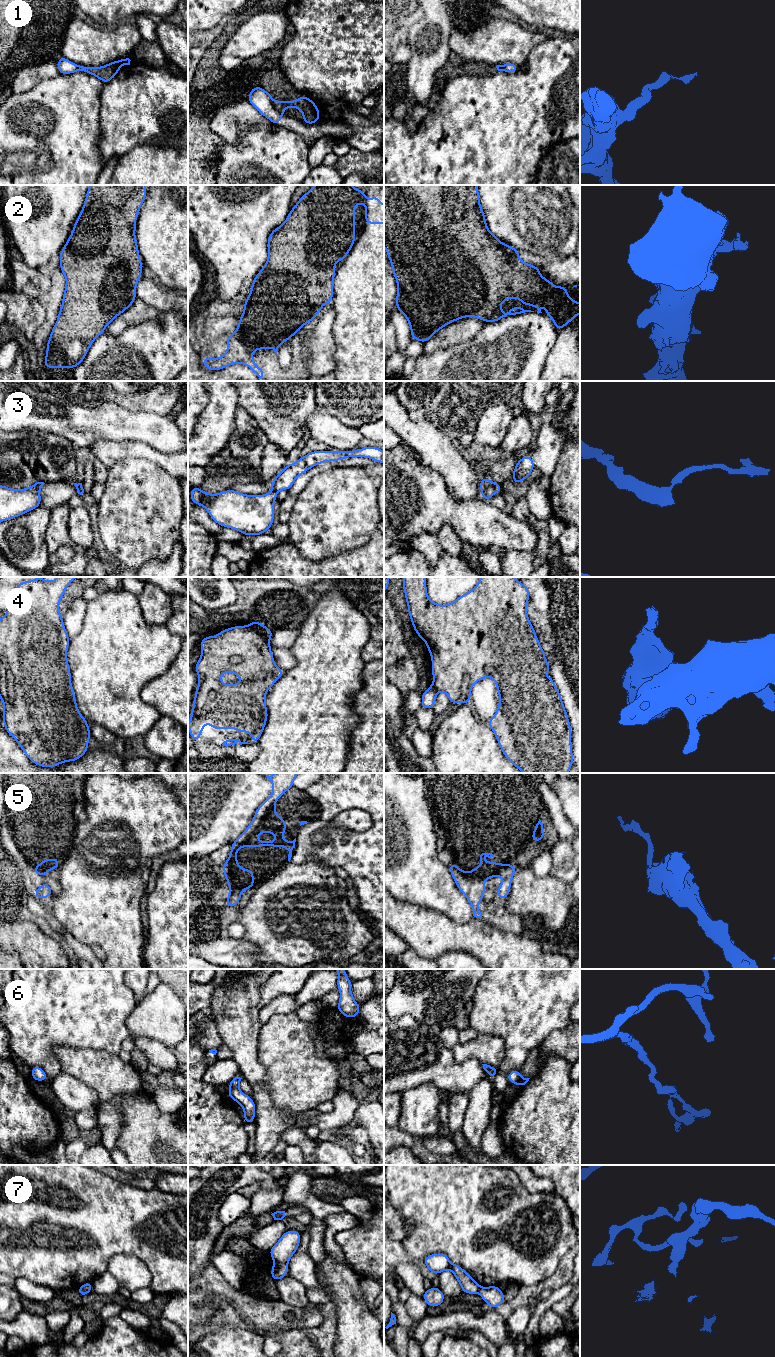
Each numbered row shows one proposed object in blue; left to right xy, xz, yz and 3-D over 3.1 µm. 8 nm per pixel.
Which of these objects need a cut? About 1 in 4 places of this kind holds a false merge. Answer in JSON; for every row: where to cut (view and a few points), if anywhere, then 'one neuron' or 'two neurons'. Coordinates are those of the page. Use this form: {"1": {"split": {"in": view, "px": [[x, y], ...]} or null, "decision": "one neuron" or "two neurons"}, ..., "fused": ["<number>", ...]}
{"1": {"split": {"in": "xz", "px": [[272, 101], [272, 104], [281, 112]]}, "decision": "two neurons"}, "2": {"split": null, "decision": "one neuron"}, "3": {"split": {"in": "xz", "px": [[273, 490], [276, 492]]}, "decision": "two neurons"}, "4": {"split": null, "decision": "one neuron"}, "5": {"split": {"in": "xz", "px": [[242, 890], [235, 889], [230, 892]]}, "decision": "two neurons"}, "6": {"split": null, "decision": "one neuron"}, "7": {"split": {"in": "xz", "px": [[274, 1260], [287, 1263]]}, "decision": "two neurons"}, "fused": ["1", "3", "5", "7"]}

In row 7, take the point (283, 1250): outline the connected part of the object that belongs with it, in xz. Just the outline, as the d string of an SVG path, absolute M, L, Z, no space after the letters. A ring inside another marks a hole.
M286 1231L278 1242L269 1250L274 1261L288 1263L299 1247L301 1233L298 1231Z

